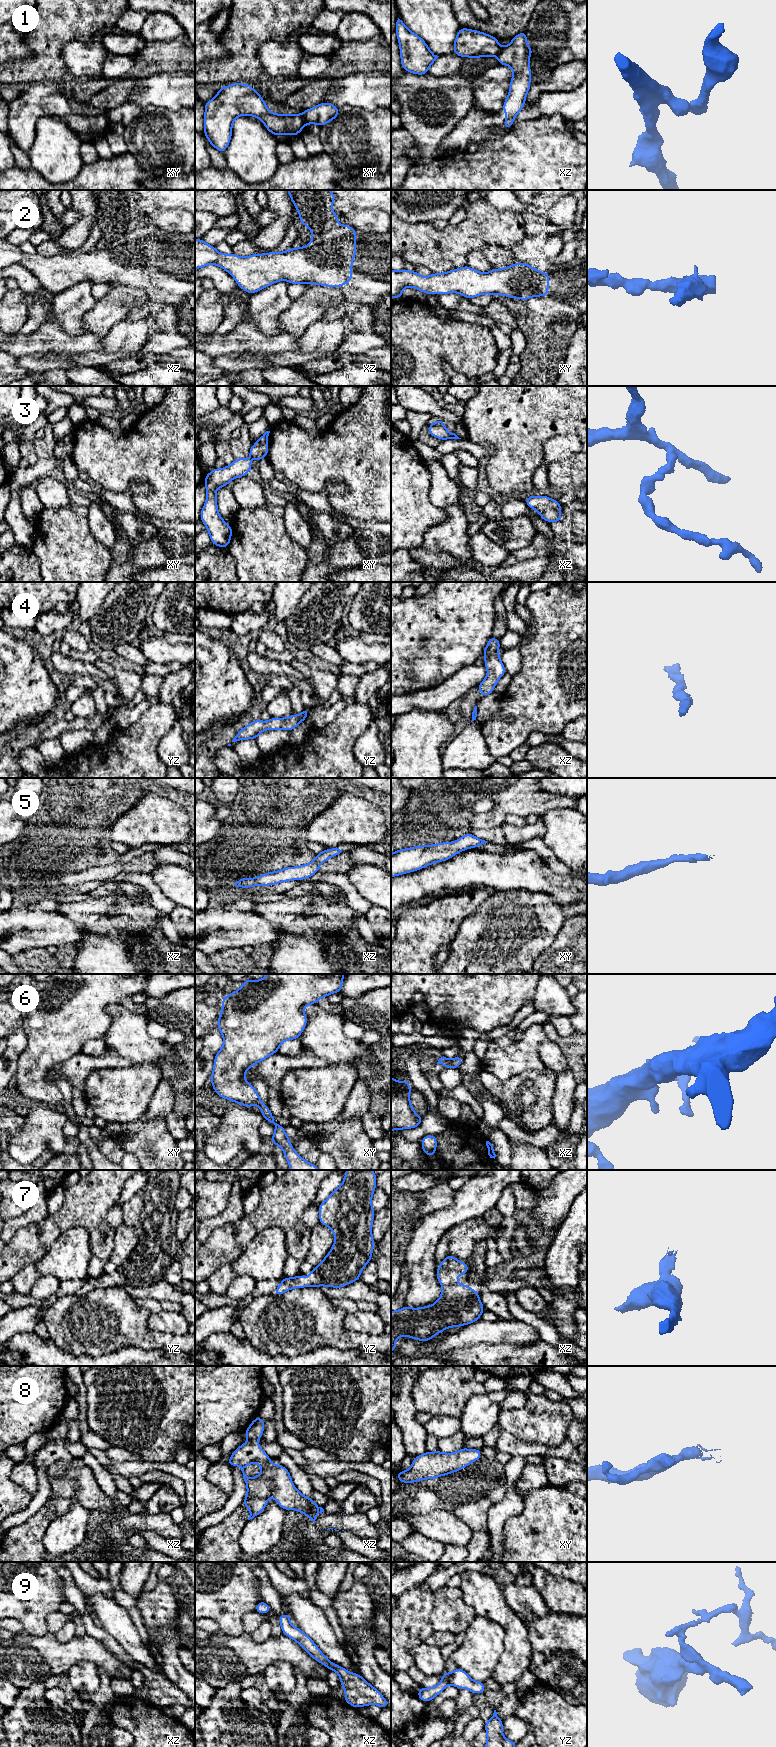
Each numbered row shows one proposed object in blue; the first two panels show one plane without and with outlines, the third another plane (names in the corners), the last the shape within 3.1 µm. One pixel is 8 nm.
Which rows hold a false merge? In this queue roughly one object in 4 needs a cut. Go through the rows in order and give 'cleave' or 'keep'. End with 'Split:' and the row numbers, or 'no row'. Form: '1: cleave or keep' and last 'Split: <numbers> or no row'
1: cleave
2: keep
3: keep
4: keep
5: keep
6: keep
7: keep
8: keep
9: cleave
Split: 1, 9

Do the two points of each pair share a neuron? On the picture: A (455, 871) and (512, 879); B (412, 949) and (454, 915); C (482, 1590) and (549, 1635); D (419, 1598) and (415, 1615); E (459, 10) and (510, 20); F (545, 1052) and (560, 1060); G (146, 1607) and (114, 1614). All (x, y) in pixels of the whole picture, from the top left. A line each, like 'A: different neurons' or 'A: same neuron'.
A: same neuron
B: same neuron
C: different neurons
D: same neuron
E: same neuron
F: same neuron
G: different neurons

